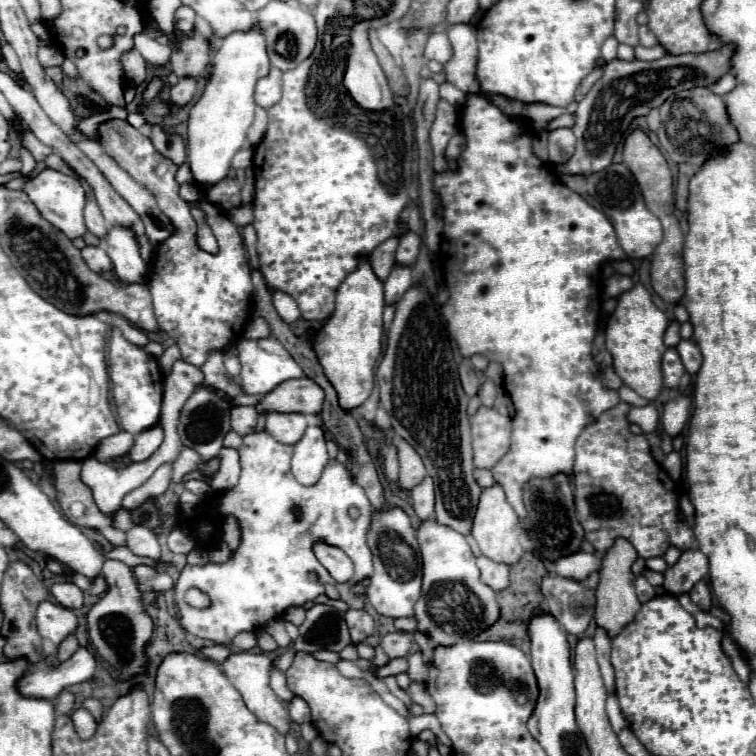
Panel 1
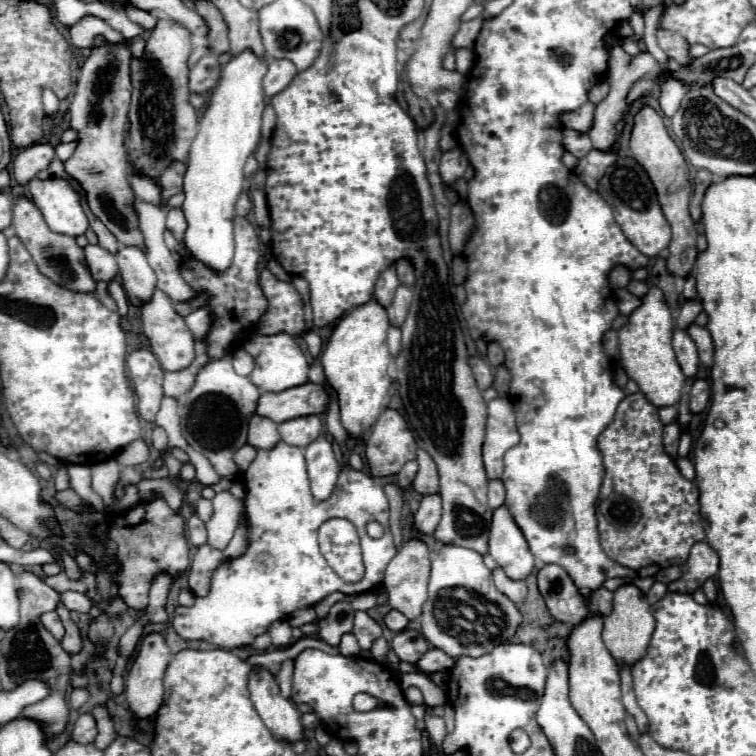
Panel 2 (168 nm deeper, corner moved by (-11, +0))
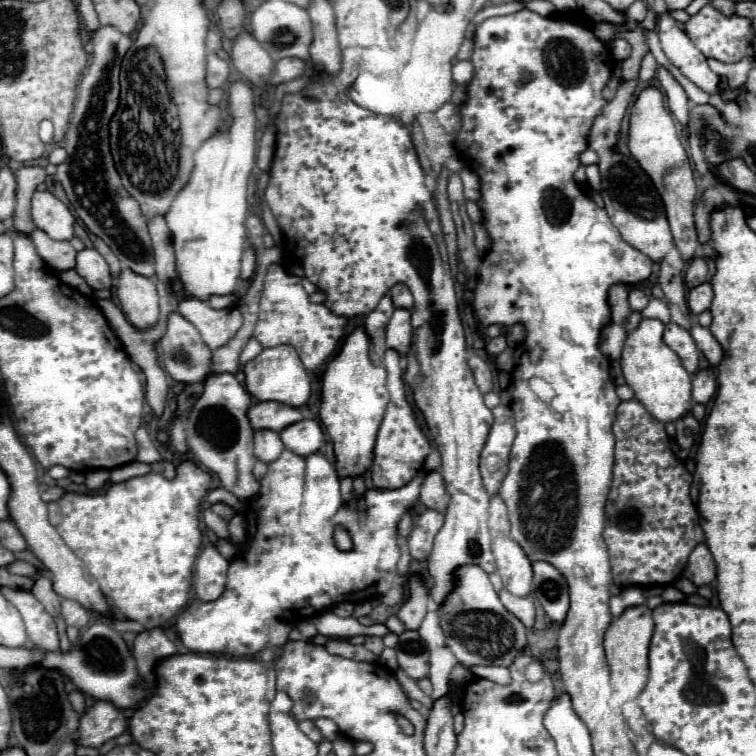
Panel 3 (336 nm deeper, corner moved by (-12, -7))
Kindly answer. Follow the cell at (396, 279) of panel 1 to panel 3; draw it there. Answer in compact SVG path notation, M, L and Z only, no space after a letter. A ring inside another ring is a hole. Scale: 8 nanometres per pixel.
M396 309L386 327L386 347L396 349L400 355L406 355L412 341L410 327L410 309Z

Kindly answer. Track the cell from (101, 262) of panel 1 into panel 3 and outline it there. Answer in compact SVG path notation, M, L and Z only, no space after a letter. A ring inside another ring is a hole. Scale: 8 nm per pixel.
M84 249L76 257L76 271L92 289L110 289L112 275L106 259L96 249Z

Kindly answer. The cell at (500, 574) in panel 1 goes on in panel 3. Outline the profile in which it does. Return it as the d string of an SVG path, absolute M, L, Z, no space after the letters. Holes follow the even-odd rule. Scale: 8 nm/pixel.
M506 589L500 591L500 601L508 611L512 611L526 627L534 625L534 601L530 597L516 597Z

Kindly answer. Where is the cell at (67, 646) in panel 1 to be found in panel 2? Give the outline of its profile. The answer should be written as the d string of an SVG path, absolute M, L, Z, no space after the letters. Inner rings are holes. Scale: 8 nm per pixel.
M57 604L55 612L59 614L63 626L65 626L65 636L61 640L61 646L65 652L79 652L81 650L81 634L79 634L79 628L77 624L69 618L69 610L63 606L63 604Z

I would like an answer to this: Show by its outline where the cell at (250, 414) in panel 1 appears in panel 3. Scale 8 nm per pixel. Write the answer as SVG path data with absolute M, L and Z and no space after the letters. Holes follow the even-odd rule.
M256 431L254 433L254 455L264 461L270 463L274 459L280 457L280 453L284 451L284 445L280 443L280 437L276 431Z

